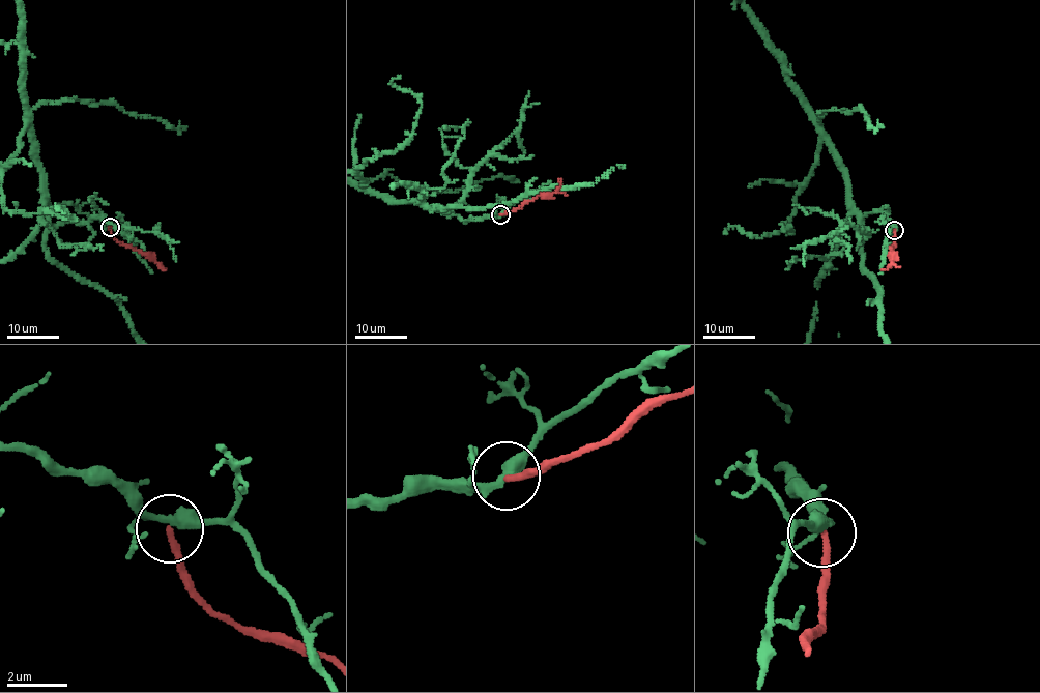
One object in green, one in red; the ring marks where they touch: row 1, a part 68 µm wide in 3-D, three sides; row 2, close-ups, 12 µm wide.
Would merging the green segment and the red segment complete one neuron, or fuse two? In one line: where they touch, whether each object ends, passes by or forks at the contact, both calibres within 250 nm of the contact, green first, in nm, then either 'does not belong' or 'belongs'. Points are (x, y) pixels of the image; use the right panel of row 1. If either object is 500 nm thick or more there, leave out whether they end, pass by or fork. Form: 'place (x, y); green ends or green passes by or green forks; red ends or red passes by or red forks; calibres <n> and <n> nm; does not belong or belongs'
place (894, 230); green passes by; red ends; calibres 360 and 200 nm; does not belong

